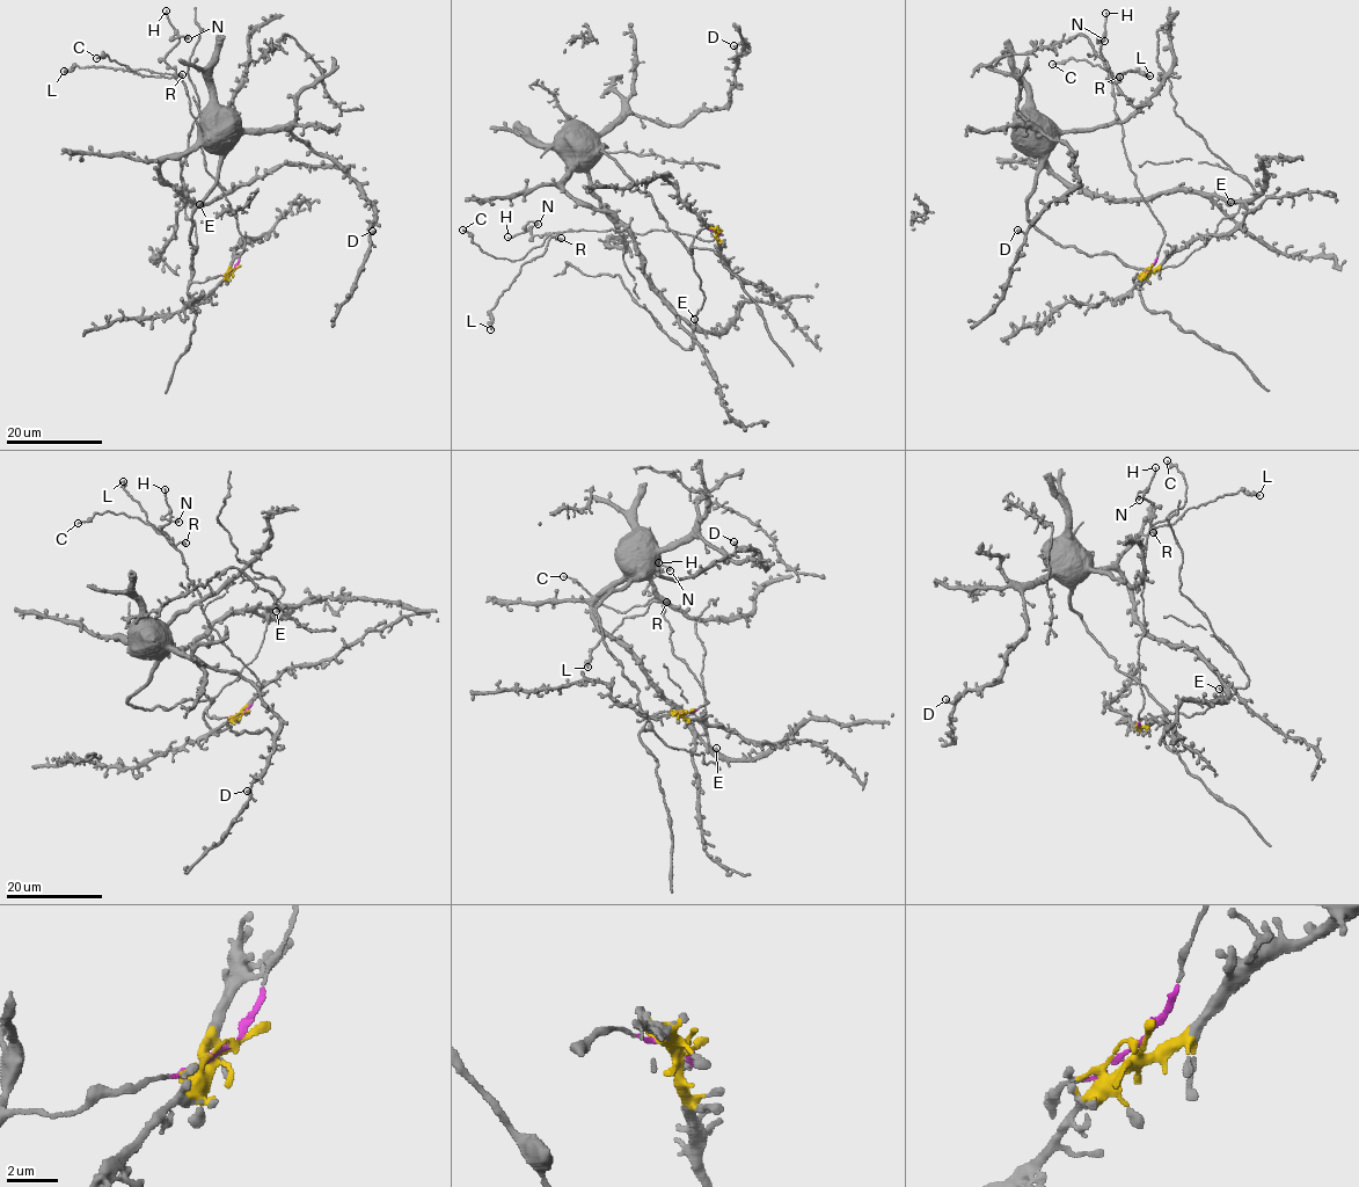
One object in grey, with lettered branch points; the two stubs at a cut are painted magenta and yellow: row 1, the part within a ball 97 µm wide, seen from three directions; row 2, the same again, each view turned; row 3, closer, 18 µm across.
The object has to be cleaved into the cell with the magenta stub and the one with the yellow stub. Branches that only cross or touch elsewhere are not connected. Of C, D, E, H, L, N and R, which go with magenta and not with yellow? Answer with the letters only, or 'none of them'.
C, D, E, H, L, N, R

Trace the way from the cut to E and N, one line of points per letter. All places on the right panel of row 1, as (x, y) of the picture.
E: (1149, 269), (1135, 283), (1142, 271), (1028, 219), (1042, 148), (1095, 195), (1229, 203)
N: (1149, 269), (1164, 233), (1144, 202), (1123, 145), (1120, 121), (1102, 56), (1103, 36), (1097, 38), (1105, 41)

